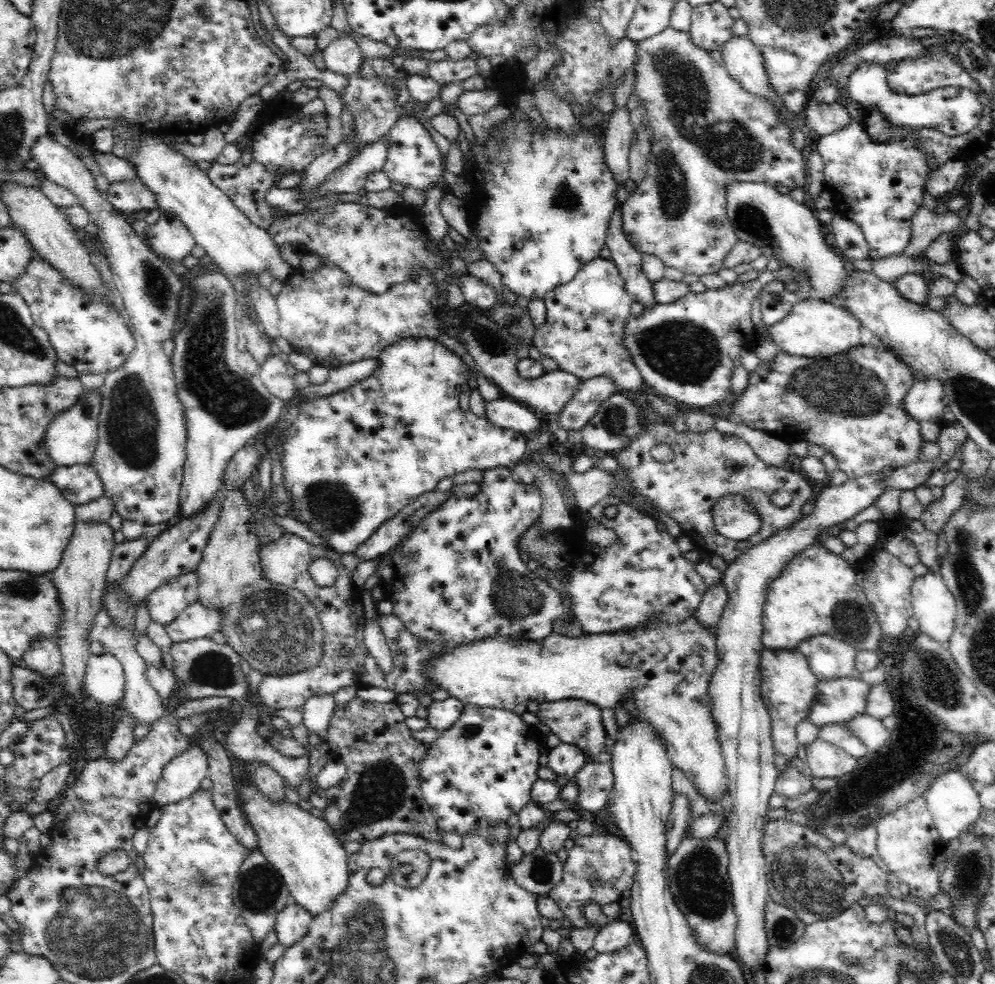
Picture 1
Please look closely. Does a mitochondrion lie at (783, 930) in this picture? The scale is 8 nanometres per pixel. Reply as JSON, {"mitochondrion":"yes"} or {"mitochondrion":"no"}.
{"mitochondrion":"yes"}

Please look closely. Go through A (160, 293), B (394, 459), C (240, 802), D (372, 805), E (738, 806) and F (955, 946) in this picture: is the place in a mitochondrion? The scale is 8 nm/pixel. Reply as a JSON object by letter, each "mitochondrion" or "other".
{"A":"mitochondrion","B":"other","C":"other","D":"mitochondrion","E":"other","F":"mitochondrion"}

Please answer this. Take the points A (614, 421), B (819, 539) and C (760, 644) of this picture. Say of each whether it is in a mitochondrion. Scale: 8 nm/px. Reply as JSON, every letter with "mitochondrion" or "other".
{"A":"mitochondrion","B":"other","C":"other"}

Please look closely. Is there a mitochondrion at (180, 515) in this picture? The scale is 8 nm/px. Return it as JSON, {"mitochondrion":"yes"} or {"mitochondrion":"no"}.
{"mitochondrion":"no"}

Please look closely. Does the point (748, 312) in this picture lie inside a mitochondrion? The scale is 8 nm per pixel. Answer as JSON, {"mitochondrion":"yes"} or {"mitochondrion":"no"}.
{"mitochondrion":"no"}

